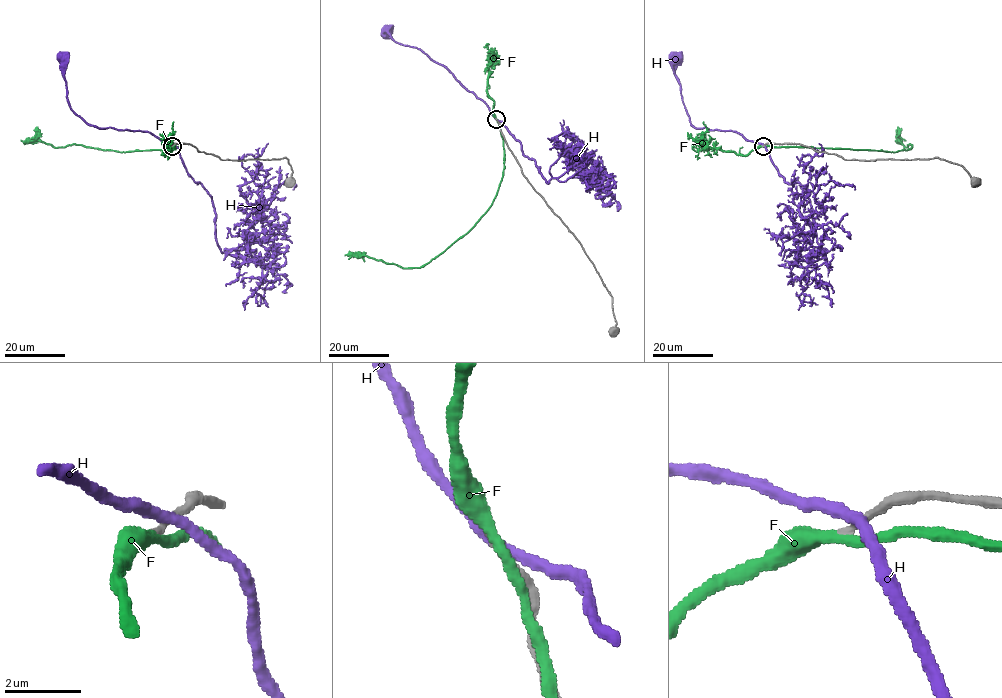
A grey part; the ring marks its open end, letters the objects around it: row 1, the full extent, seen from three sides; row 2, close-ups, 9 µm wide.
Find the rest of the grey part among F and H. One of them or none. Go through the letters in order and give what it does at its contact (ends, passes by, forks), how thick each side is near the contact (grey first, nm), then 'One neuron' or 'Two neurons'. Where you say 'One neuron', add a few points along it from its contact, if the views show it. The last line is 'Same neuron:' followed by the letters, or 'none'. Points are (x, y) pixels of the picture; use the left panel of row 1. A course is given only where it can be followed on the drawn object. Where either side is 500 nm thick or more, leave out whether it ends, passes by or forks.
F: It passes by. Thickness 200 nm (grey) against 300 nm. One neuron. Its course: (172, 146), (180, 147), (119, 152), (73, 144), (53, 147), (39, 140), (21, 140)
H: It passes by. Thickness 240 nm (grey) against 300 nm. Two neurons
Same neuron: F

